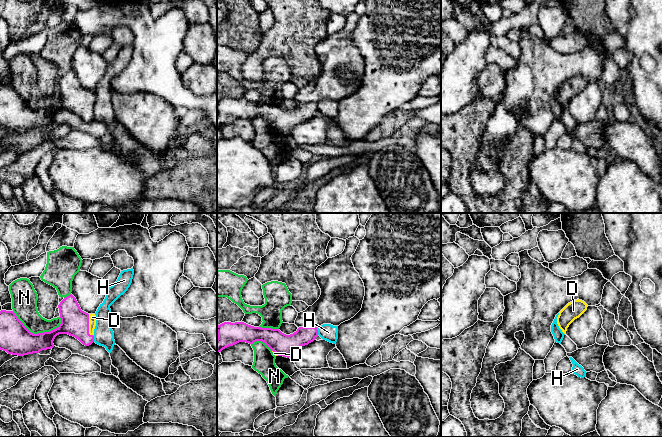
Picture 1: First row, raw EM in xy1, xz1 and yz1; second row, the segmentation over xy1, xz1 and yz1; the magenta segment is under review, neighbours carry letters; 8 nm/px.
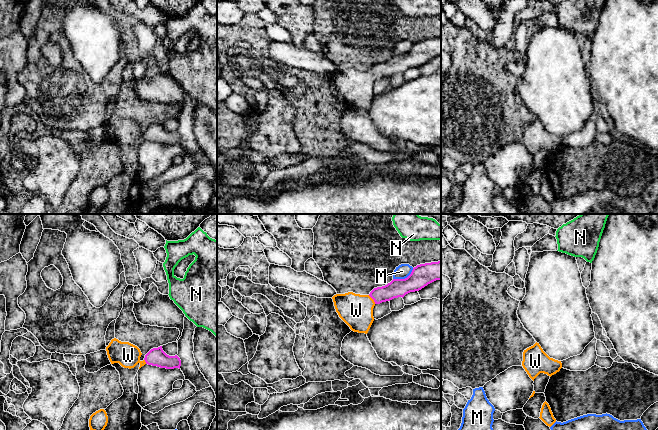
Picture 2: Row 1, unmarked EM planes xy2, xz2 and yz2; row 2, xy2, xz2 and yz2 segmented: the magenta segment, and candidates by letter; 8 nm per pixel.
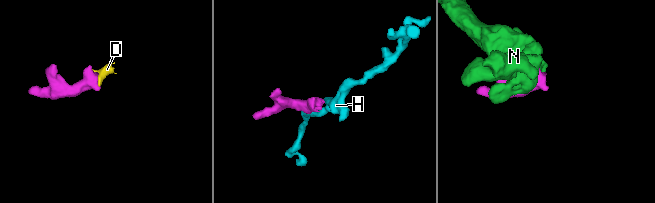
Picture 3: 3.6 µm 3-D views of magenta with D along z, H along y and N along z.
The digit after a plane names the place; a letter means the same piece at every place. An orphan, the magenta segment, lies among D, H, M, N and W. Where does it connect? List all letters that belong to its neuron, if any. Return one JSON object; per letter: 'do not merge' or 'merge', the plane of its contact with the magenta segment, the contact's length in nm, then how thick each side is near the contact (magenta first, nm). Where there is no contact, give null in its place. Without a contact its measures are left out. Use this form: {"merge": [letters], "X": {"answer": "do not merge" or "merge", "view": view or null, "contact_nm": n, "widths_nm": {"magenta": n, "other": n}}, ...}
{"merge": ["D", "W"], "D": {"answer": "merge", "view": "xy1", "contact_nm": 180, "widths_nm": {"magenta": 220, "other": 60}}, "H": {"answer": "do not merge", "view": "xz1", "contact_nm": 70, "widths_nm": {"magenta": 150, "other": 140}}, "M": {"answer": "do not merge", "view": "xz2", "contact_nm": 190, "widths_nm": {"magenta": 170, "other": 110}}, "N": {"answer": "do not merge", "view": "xy1", "contact_nm": 420, "widths_nm": {"magenta": 240, "other": 200}}, "W": {"answer": "merge", "view": "xz2", "contact_nm": 90, "widths_nm": {"magenta": 150, "other": 260}}}

